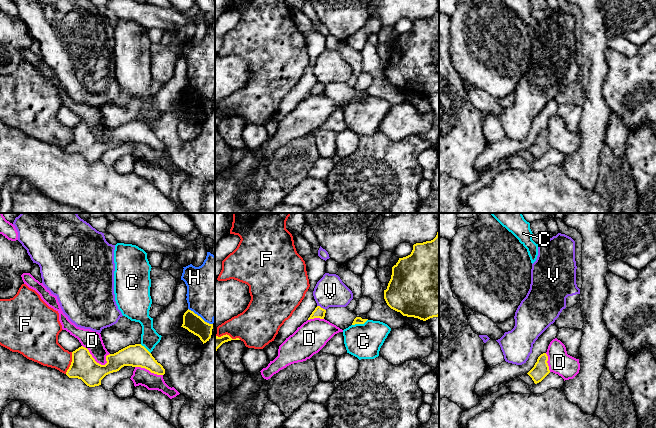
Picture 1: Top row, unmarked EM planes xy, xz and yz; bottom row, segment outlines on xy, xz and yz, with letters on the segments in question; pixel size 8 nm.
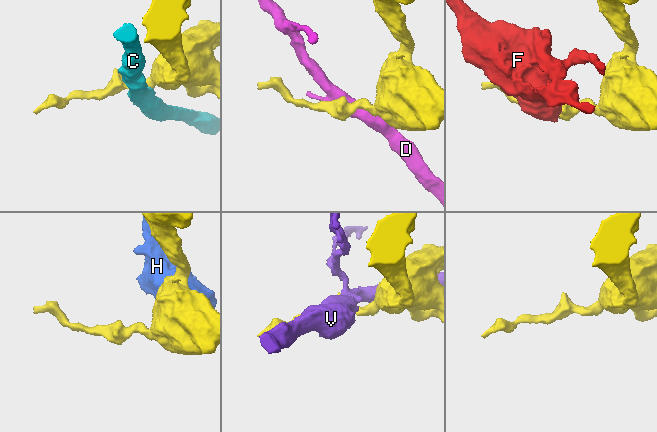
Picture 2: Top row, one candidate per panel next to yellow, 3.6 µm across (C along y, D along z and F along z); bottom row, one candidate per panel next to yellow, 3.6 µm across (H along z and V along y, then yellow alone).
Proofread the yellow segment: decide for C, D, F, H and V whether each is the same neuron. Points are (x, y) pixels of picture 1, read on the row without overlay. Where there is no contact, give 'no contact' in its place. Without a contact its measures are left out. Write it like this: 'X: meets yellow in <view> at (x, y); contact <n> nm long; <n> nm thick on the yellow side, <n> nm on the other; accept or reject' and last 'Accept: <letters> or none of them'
C: meets yellow in xz at (359, 99); contact 140 nm long; 60 nm thick on the yellow side, 280 nm on the other; reject
D: meets yellow in xy at (93, 134); contact 240 nm long; 200 nm thick on the yellow side, 150 nm on the other; reject
F: meets yellow in xy at (71, 139); contact 190 nm long; 200 nm thick on the yellow side, 240 nm on the other; reject
H: meets yellow in xy at (199, 92); contact 240 nm long; 150 nm thick on the yellow side, 440 nm on the other; reject
V: meets yellow in xz at (320, 83); contact 80 nm long; 90 nm thick on the yellow side, 240 nm on the other; reject
Accept: none of them

